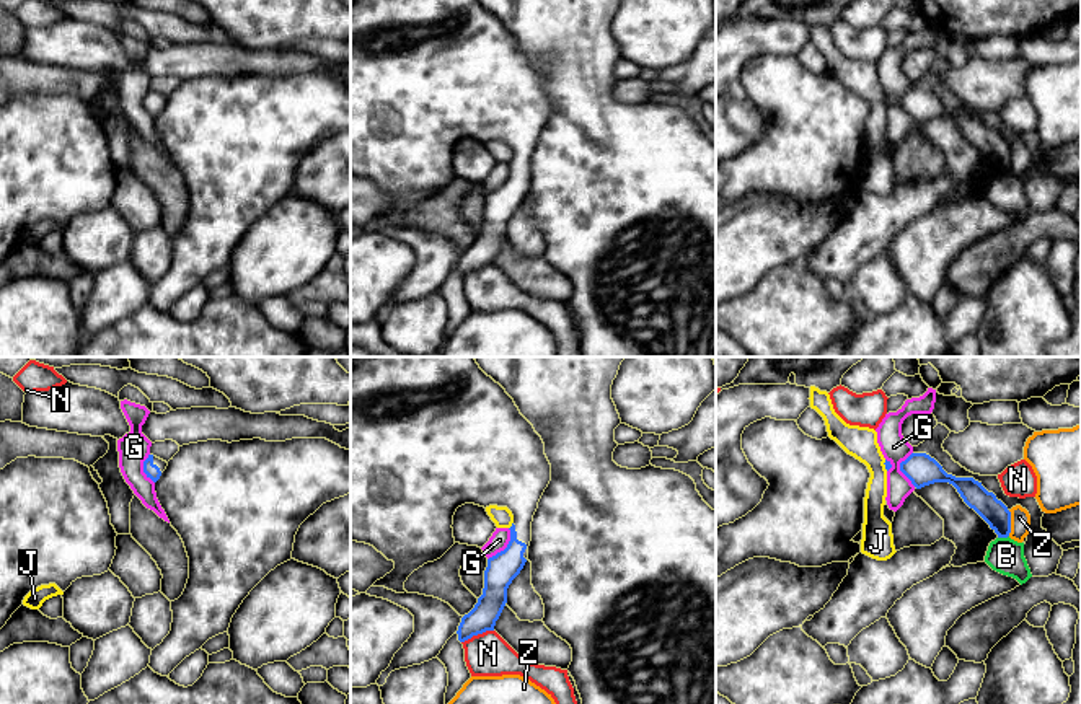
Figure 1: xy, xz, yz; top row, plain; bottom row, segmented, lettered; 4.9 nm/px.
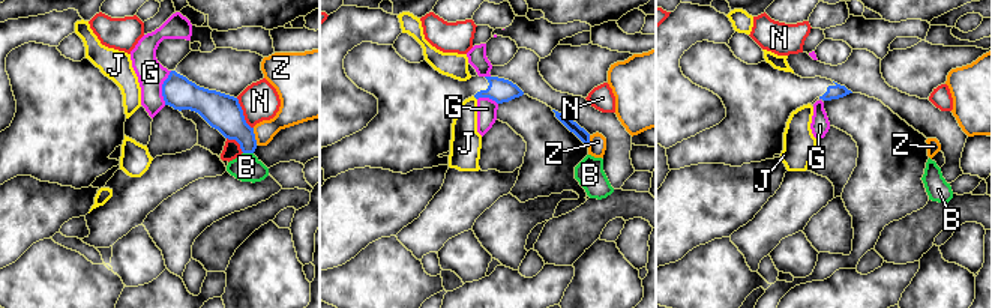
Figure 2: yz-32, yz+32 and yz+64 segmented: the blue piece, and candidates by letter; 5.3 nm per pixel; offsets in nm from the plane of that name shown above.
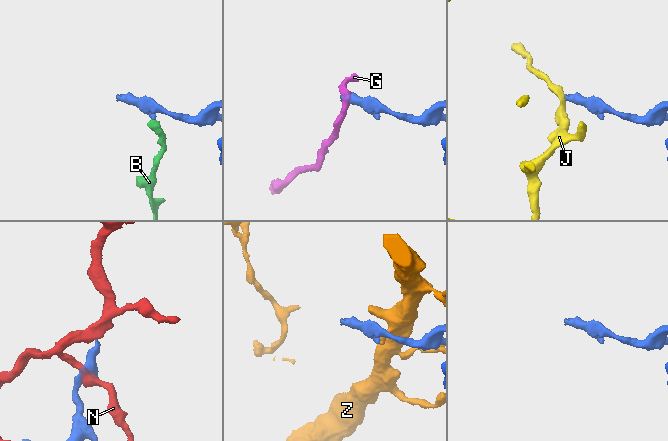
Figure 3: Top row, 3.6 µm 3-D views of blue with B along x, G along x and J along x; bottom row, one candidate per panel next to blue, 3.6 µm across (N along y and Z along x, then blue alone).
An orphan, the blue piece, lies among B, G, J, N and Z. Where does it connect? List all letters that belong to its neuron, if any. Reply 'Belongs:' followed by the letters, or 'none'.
Belongs: none

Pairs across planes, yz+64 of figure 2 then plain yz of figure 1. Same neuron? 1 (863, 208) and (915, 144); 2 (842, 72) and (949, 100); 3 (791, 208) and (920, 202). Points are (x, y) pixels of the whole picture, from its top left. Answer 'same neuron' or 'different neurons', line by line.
1: different neurons
2: same neuron
3: same neuron

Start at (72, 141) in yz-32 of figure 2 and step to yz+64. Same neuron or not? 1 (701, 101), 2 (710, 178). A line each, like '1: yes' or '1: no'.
1: no
2: no

